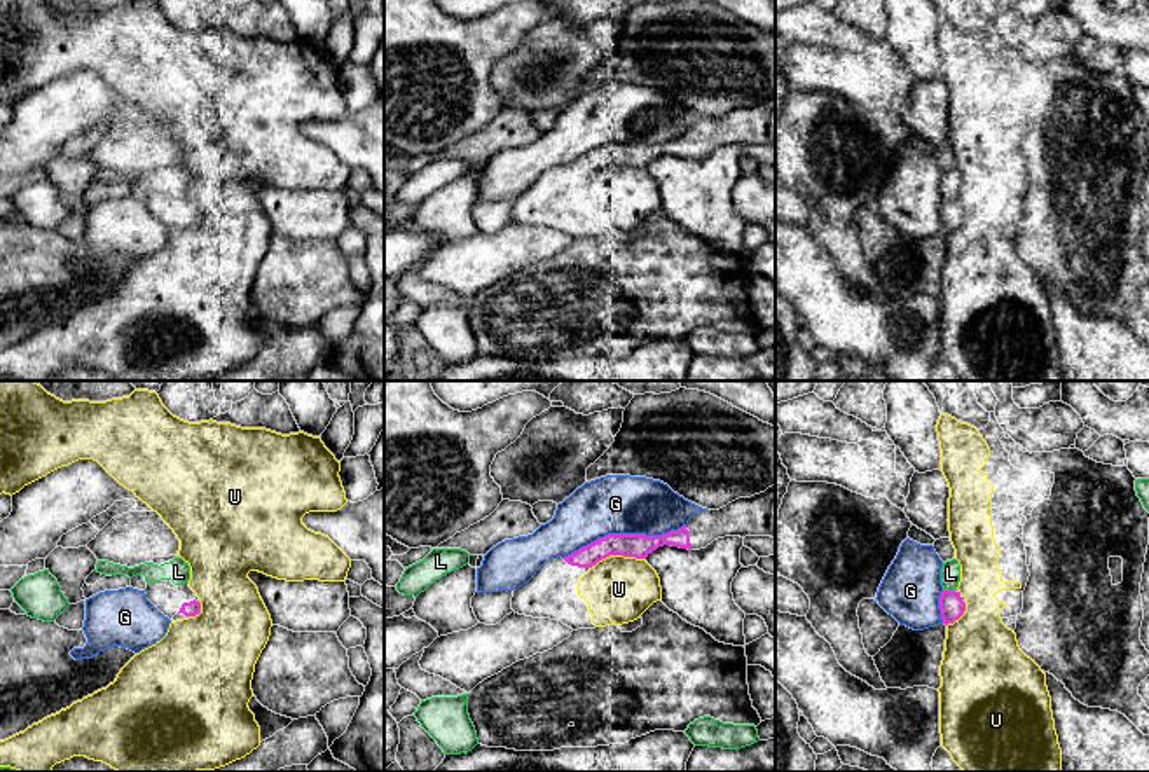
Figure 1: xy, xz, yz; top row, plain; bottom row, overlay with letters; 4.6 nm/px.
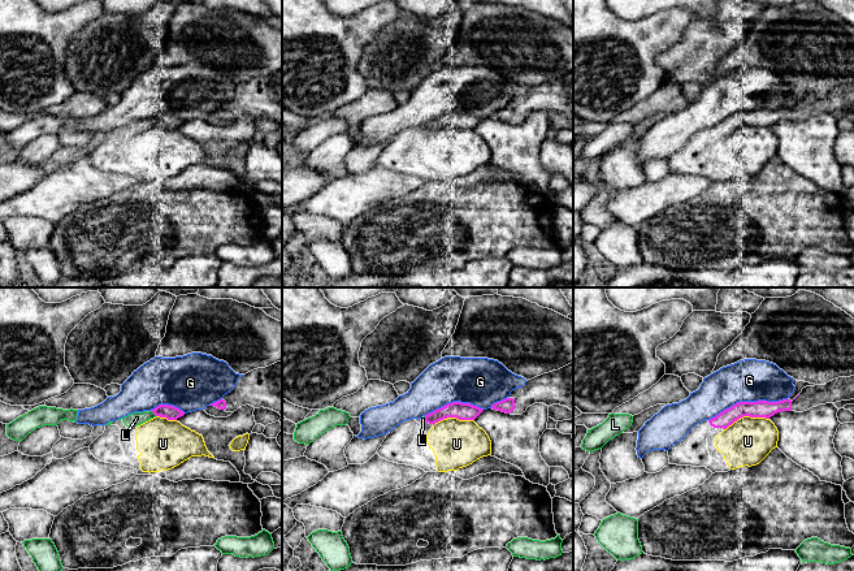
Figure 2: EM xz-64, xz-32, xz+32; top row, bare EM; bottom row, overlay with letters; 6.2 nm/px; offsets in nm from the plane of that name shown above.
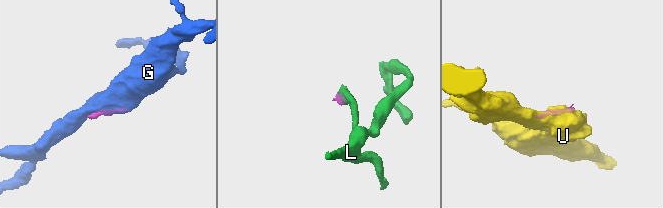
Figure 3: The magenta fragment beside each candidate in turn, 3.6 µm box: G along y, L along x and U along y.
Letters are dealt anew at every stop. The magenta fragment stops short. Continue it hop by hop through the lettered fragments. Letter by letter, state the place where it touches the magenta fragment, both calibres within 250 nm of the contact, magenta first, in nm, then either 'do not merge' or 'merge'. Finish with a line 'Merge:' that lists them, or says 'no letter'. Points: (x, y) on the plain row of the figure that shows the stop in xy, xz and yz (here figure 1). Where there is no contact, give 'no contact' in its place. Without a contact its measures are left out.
G: meets magenta in xz at (624, 144); 110 nm thick on the magenta side, 280 nm on the other; do not merge
L: meets magenta in yz at (949, 199); 120 nm thick on the magenta side, 100 nm on the other; do not merge
U: meets magenta in xz at (617, 163); 110 nm thick on the magenta side, 300 nm on the other; do not merge
Merge: no letter

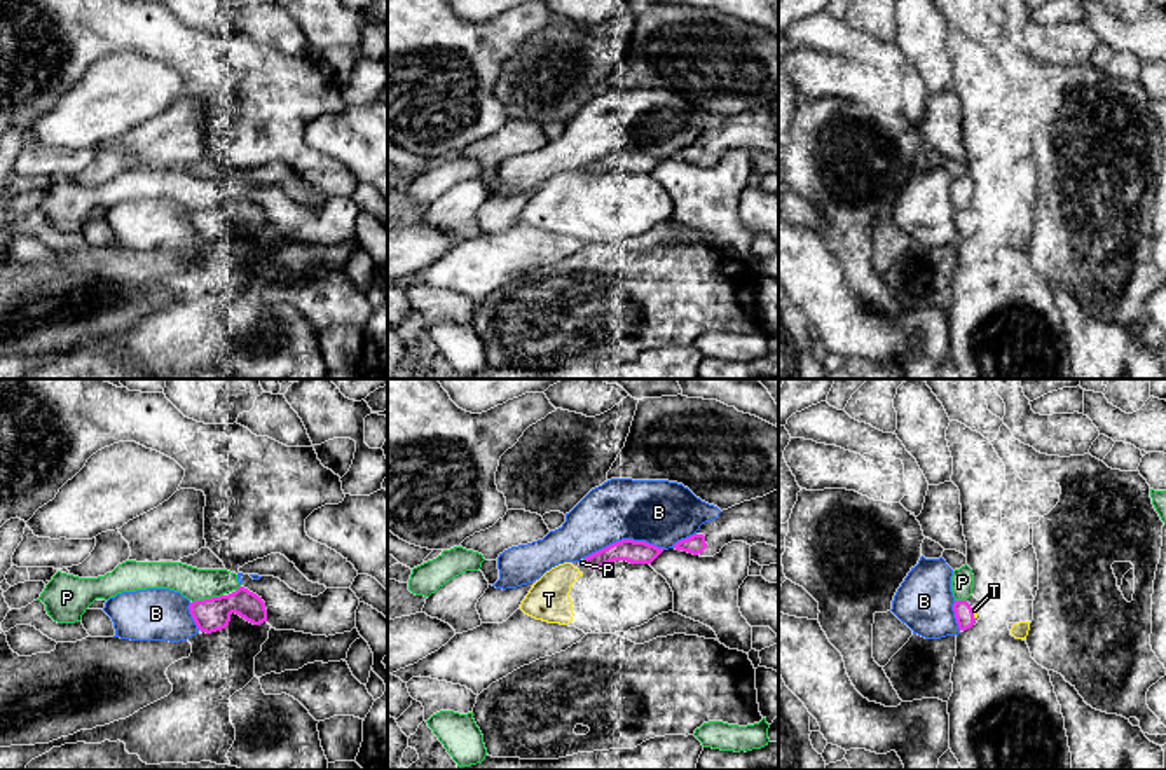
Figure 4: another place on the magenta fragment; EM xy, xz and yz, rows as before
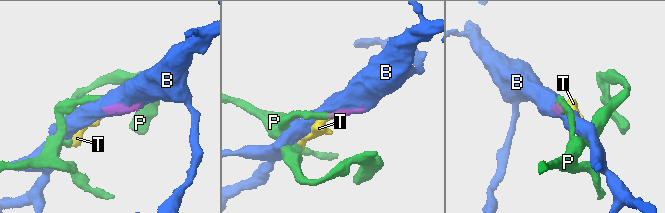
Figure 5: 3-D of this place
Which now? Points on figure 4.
B: meets magenta in xz at (624, 149); 110 nm thick on the magenta side, 300 nm on the other; do not merge
P: meets magenta in xy at (206, 208); 160 nm thick on the magenta side, 150 nm on the other; do not merge
T: meets magenta in yz at (973, 224); 90 nm thick on the magenta side, 20 nm on the other; merge
Merge: T

